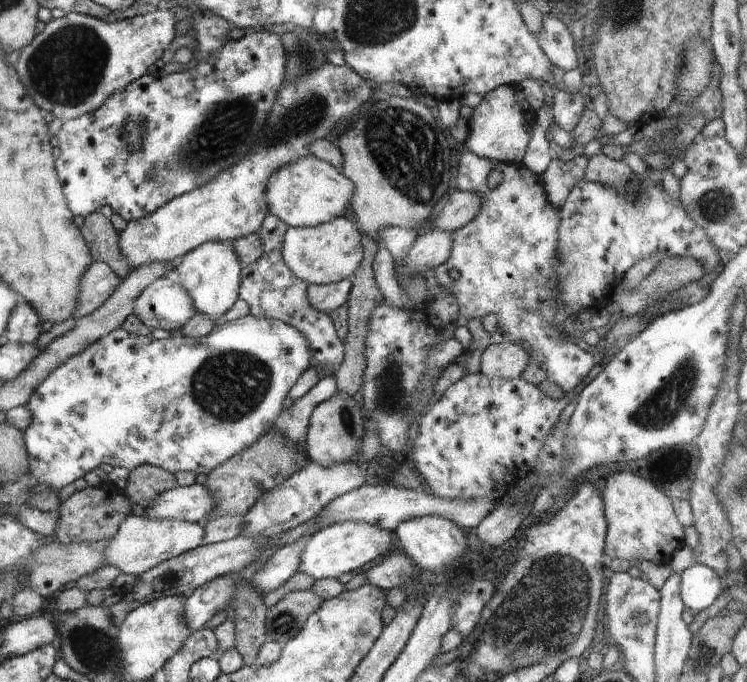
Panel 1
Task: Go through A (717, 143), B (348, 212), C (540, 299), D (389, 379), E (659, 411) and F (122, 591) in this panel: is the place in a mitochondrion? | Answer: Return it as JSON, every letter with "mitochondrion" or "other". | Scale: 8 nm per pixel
{"A":"other","B":"other","C":"mitochondrion","D":"mitochondrion","E":"mitochondrion","F":"other"}

